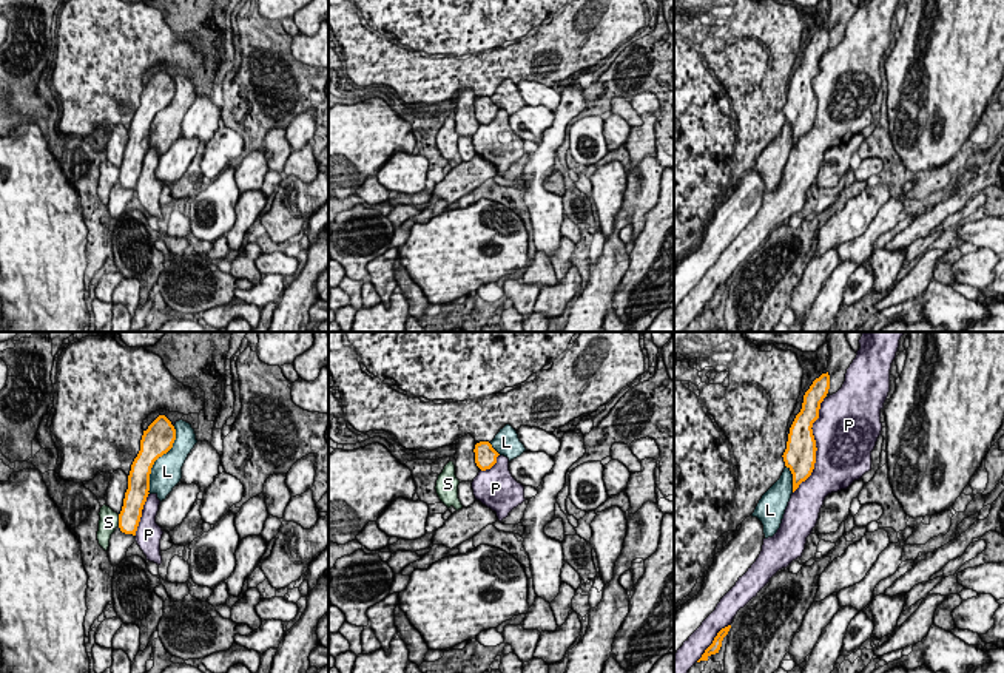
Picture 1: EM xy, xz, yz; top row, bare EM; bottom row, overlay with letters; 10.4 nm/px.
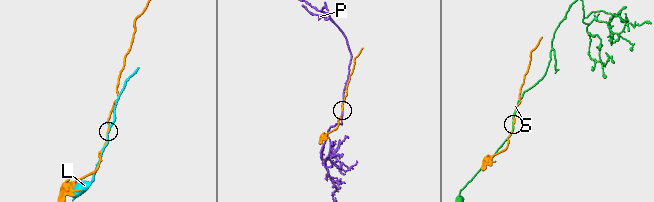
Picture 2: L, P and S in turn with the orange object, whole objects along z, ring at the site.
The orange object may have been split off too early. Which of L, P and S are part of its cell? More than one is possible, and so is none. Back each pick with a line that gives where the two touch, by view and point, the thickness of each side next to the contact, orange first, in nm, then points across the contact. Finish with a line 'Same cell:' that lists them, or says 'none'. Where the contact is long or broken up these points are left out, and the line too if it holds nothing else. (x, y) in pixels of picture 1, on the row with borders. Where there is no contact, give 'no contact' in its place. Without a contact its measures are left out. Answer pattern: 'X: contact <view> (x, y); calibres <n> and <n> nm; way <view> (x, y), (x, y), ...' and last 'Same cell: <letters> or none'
Same cell: none

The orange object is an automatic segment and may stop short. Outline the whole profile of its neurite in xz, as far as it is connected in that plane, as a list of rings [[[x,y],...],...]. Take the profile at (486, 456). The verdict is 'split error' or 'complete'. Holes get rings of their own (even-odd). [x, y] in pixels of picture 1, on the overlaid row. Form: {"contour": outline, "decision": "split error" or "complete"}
{"contour": [[[480,441],[475,445],[475,463],[481,471],[490,469],[497,463],[500,455],[489,441]]], "decision": "complete"}

